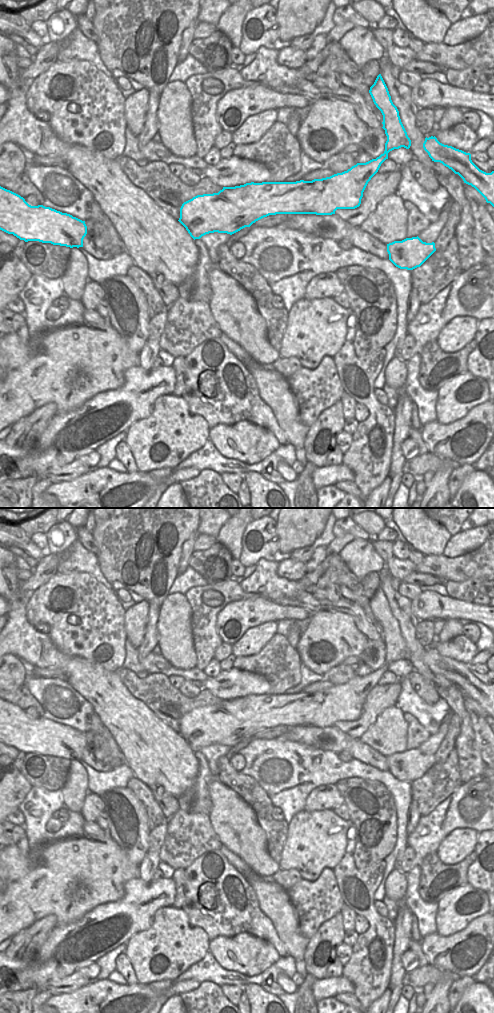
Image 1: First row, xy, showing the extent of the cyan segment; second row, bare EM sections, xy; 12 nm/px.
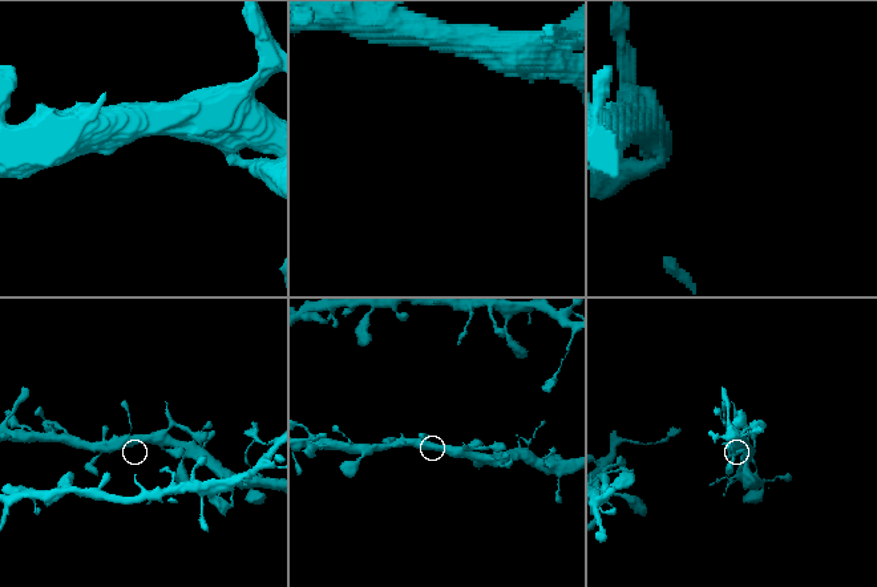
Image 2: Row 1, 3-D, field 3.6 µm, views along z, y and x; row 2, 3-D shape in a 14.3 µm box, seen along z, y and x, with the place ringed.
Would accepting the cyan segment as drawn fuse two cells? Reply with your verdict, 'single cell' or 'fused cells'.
single cell

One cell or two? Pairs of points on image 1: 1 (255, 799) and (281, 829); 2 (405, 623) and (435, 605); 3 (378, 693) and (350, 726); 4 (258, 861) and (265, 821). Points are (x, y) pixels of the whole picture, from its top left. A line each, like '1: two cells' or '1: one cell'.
1: one cell
2: two cells
3: one cell
4: two cells

